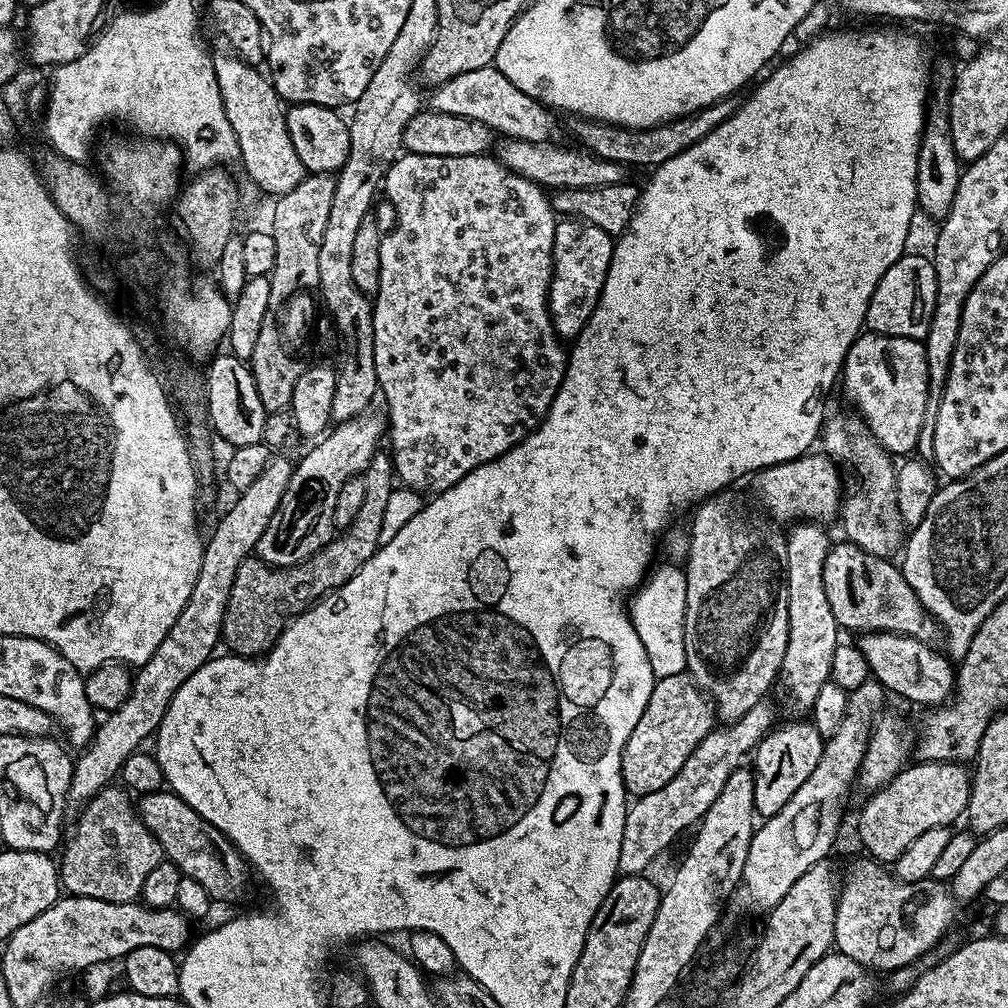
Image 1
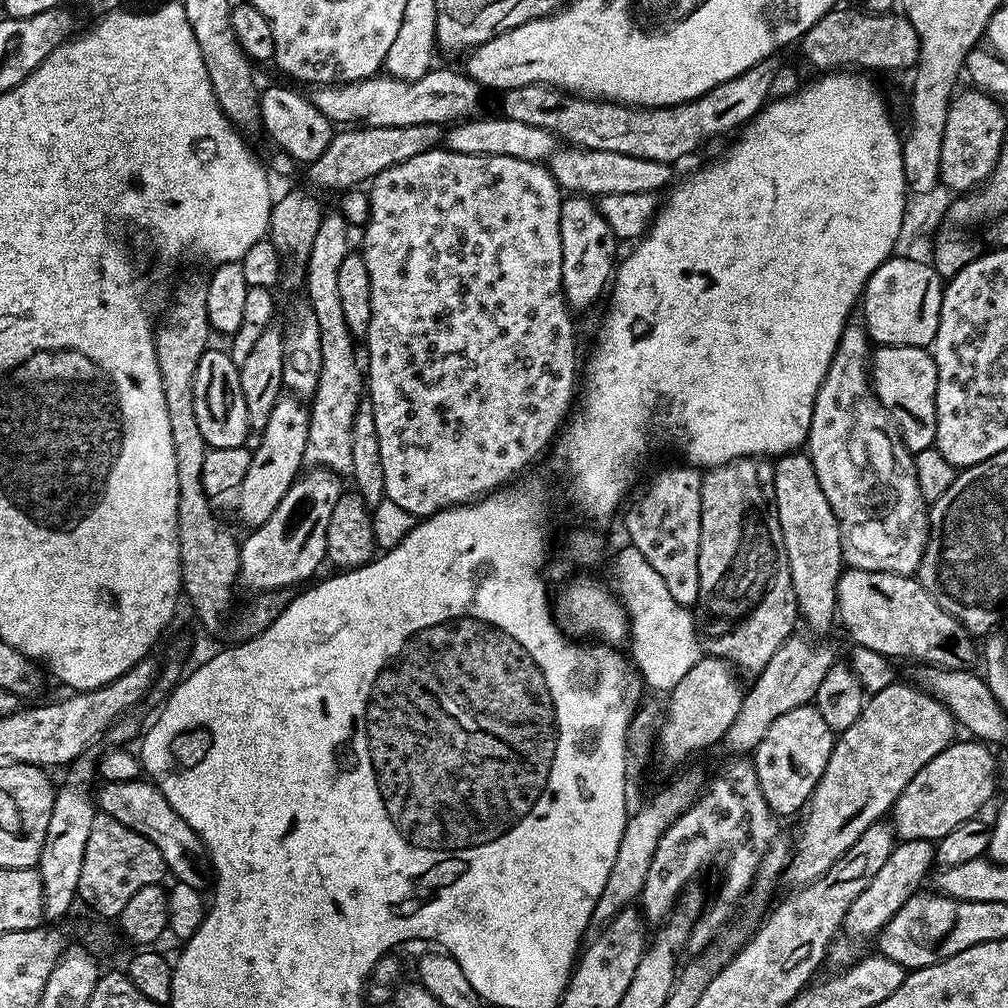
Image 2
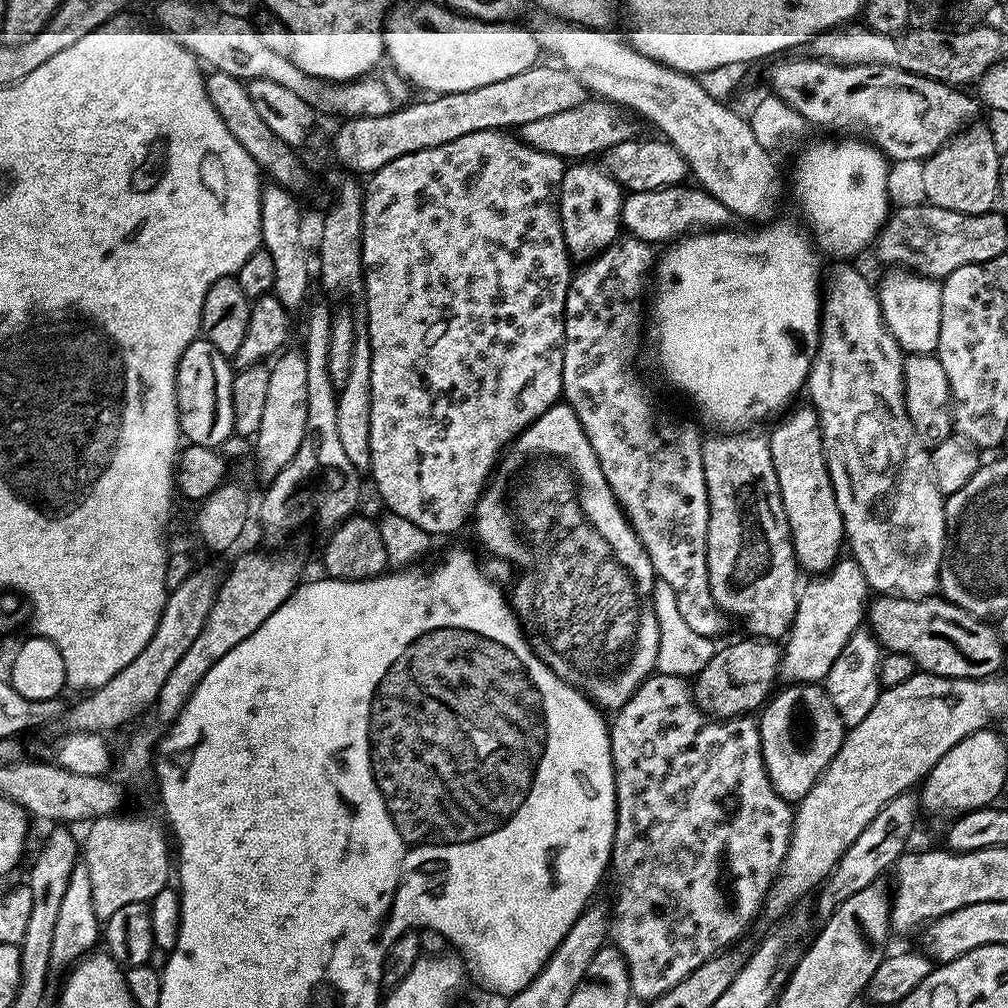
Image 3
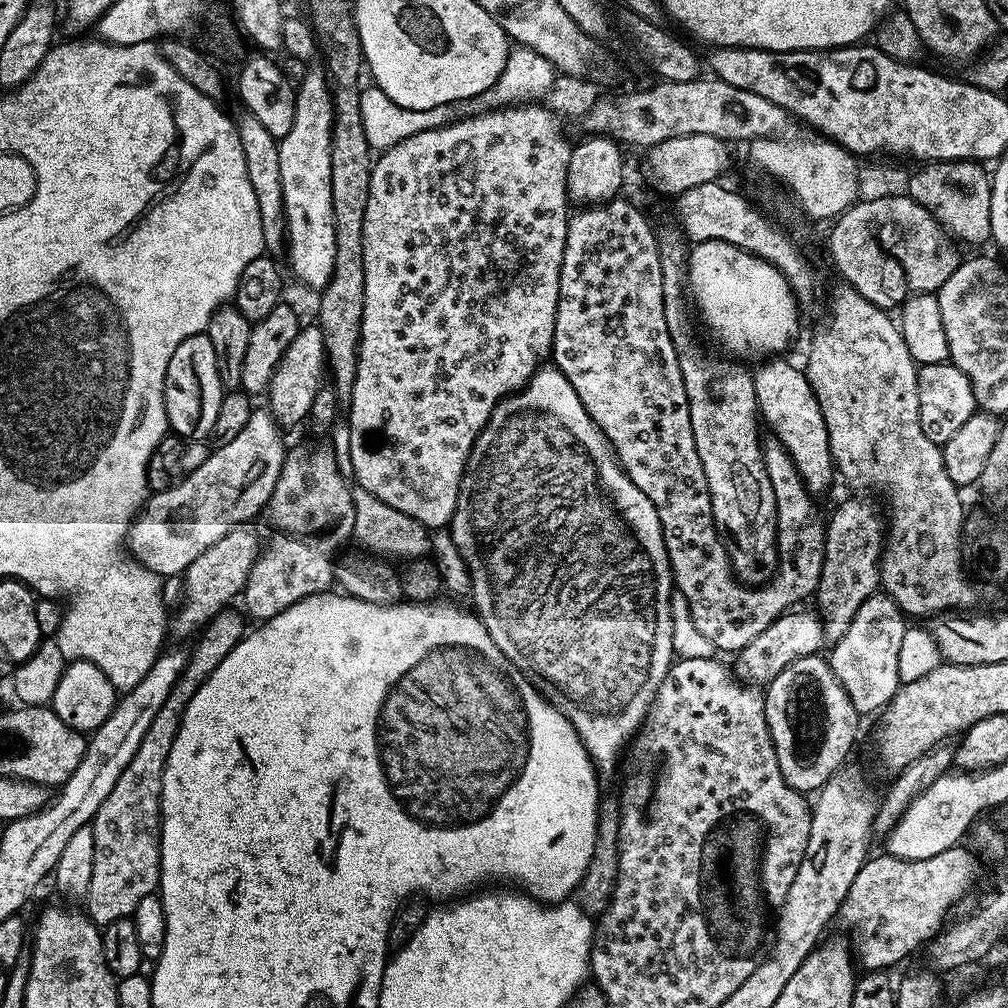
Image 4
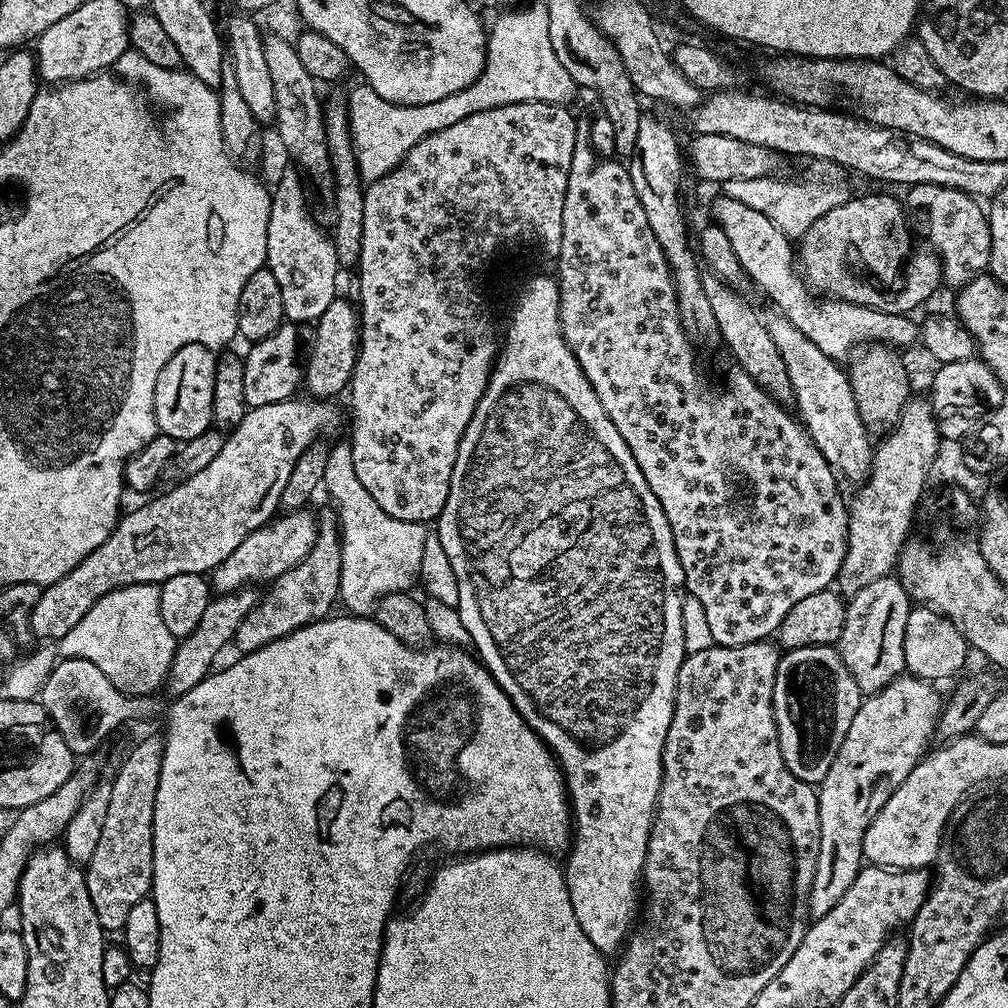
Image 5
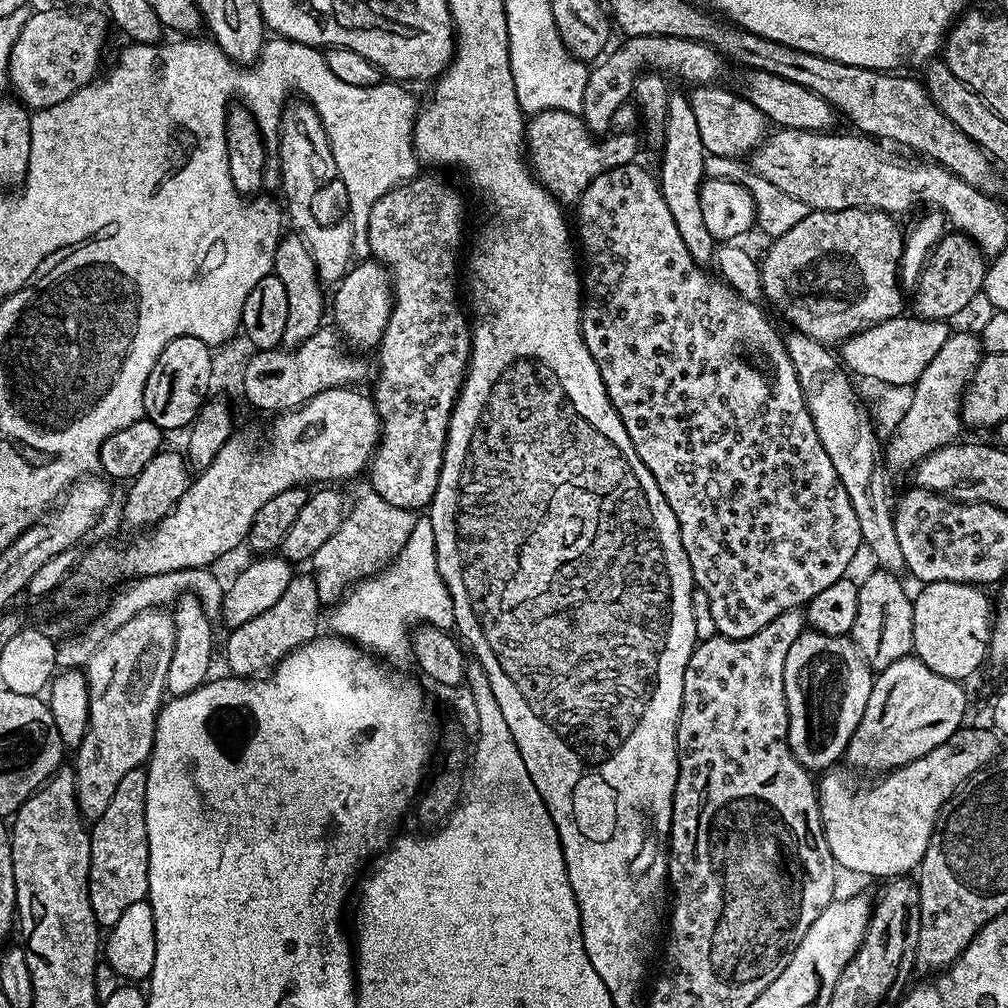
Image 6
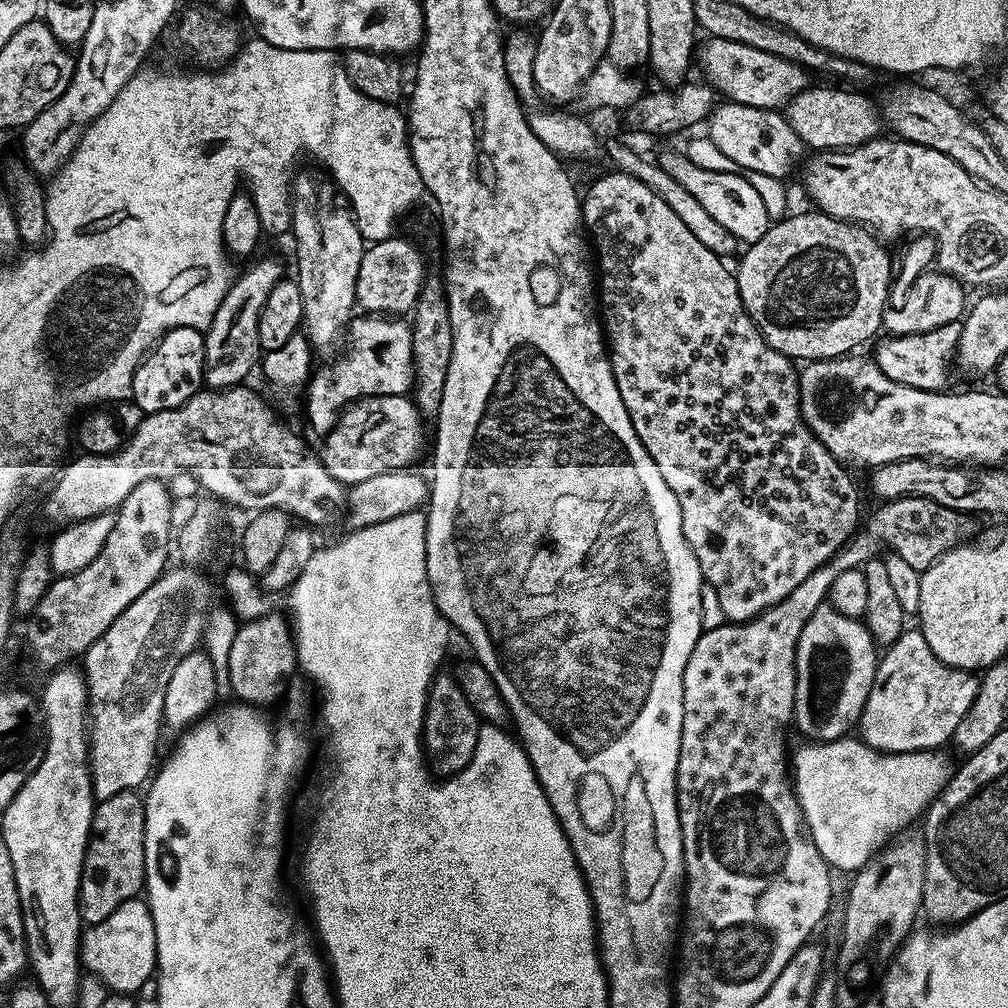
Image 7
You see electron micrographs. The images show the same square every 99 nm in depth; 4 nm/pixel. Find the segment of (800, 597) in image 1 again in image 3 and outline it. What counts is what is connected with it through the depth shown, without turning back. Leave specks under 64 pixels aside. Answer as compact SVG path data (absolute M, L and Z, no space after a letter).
M811 406L795 408L780 418L785 420L778 421L776 429L772 433L768 432L766 437L778 478L778 490L781 491L786 522L789 523L792 534L797 565L804 572L812 572L808 574L823 574L829 572L837 560L841 559L840 547L842 550L846 544L844 523L838 510L838 502L834 498L830 470L826 466L820 416Z

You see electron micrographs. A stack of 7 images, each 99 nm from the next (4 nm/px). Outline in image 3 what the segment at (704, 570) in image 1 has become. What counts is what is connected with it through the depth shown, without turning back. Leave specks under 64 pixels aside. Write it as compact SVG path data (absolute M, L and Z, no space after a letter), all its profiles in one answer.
M754 433L716 434L720 436L707 437L701 443L710 506L706 532L707 577L710 578L711 597L725 615L742 618L747 633L753 637L780 640L792 627L797 610L800 594L795 581L799 571L770 446L767 437Z

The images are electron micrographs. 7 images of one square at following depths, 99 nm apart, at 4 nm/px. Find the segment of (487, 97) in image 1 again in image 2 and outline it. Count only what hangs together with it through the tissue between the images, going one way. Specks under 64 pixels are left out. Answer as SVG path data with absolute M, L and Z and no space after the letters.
M433 67L417 80L399 80L387 74L352 80L349 84L323 84L311 89L312 105L336 126L405 128L423 124L448 126L457 118L468 118L480 104L481 85L463 71Z

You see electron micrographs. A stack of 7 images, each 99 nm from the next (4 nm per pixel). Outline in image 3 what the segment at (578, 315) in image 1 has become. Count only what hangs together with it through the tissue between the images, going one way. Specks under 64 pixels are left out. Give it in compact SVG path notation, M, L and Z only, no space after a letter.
M578 160L565 167L559 188L558 210L563 240L573 259L587 261L617 240L622 232L620 211L624 198L619 182L599 163Z

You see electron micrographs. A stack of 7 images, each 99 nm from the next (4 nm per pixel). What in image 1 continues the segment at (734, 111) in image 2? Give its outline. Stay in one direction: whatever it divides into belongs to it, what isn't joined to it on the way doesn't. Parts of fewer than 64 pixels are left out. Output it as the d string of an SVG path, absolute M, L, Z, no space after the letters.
M735 99L719 100L710 106L700 108L697 112L690 113L688 116L668 120L653 128L620 128L616 124L603 124L600 120L576 118L571 121L573 123L572 132L576 135L577 142L575 141L575 143L592 155L615 164L625 166L633 164L636 168L648 170L674 158L674 154L682 154L682 150L694 146L694 142L698 142L706 134L710 134L710 130L714 130L722 121L730 118L730 114L737 106Z

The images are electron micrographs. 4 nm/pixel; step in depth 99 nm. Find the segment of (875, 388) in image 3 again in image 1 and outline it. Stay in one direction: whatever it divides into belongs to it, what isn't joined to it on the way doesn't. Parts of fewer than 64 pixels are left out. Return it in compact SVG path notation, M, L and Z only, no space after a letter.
M836 412L827 417L822 425L822 444L824 440L823 455L831 456L837 465L852 471L852 485L847 485L840 501L838 521L844 531L843 539L849 544L856 544L866 554L874 556L891 557L892 551L899 549L902 544L902 521L896 506L896 470L897 465L893 457L885 448L872 437L872 431L865 426L864 421L854 414L847 416L844 412Z

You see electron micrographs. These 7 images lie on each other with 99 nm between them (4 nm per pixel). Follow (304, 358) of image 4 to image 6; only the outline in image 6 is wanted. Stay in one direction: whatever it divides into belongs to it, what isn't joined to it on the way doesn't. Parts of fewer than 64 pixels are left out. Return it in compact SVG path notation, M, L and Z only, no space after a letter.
M379 262L367 263L349 267L343 280L335 285L336 297L330 300L330 316L336 319L334 327L347 343L349 340L356 348L375 349L392 313L392 289L384 265Z

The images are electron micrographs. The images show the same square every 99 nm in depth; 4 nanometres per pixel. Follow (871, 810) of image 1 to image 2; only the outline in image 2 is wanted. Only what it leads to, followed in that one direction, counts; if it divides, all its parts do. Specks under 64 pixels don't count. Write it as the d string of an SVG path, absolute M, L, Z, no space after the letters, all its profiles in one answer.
M975 738L964 739L968 740L949 744L938 758L926 762L926 766L910 778L906 790L898 794L890 823L900 840L935 842L950 834L954 826L962 826L962 822L977 819L983 813L980 811L984 803L996 792L996 760L989 745Z

